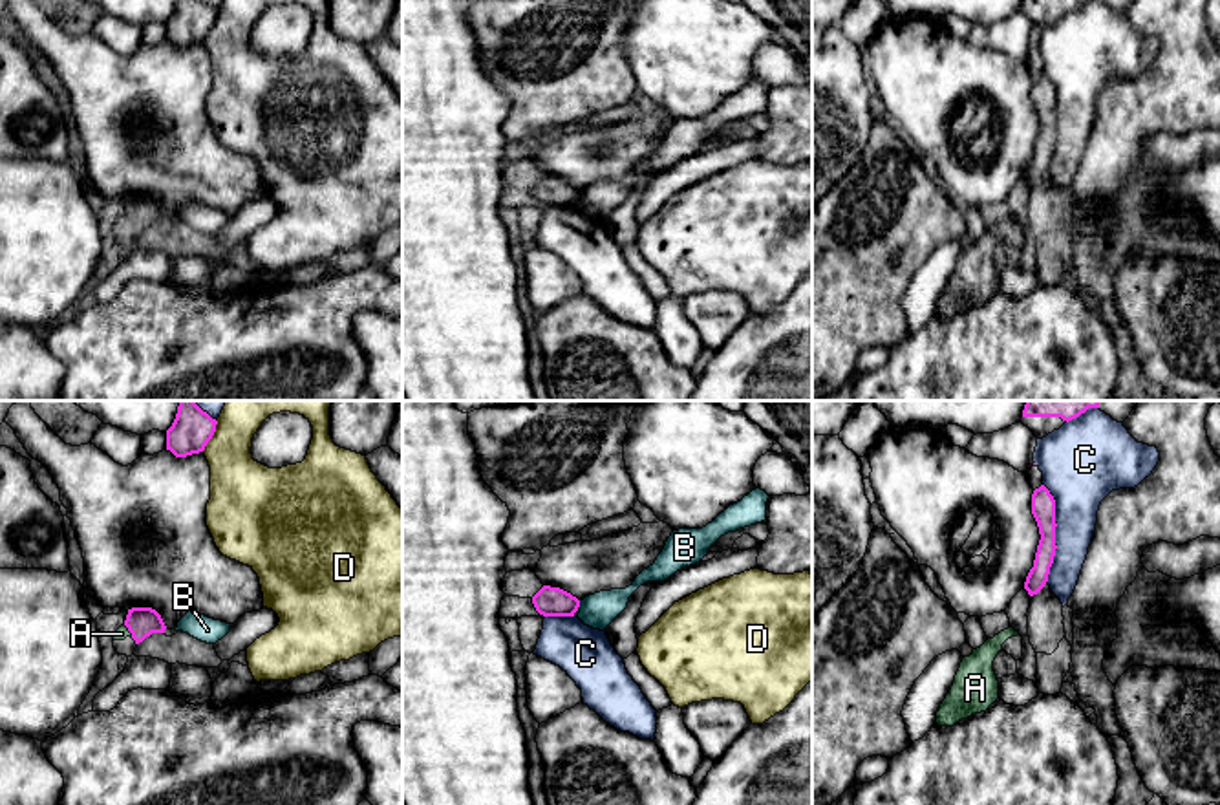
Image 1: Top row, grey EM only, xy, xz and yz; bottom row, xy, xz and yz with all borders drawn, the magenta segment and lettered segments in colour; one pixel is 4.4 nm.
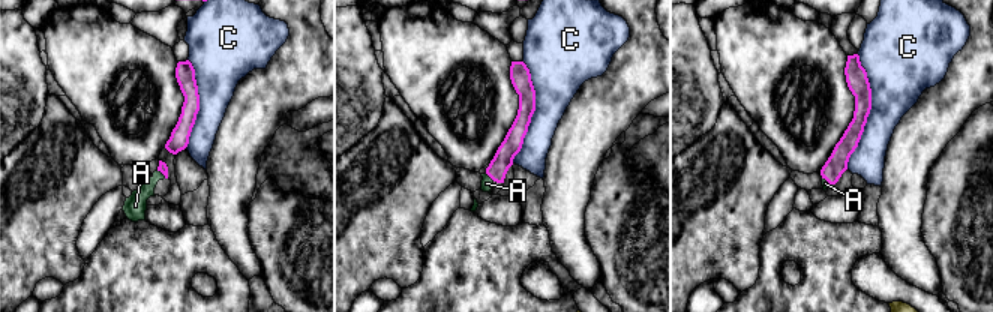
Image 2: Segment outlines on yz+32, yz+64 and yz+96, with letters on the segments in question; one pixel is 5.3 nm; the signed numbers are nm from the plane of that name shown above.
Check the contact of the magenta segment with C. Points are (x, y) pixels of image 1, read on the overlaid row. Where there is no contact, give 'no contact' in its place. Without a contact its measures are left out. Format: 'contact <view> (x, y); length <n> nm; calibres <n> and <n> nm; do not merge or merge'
contact yz (1054, 533); length 440 nm; calibres 110 and 260 nm; do not merge

